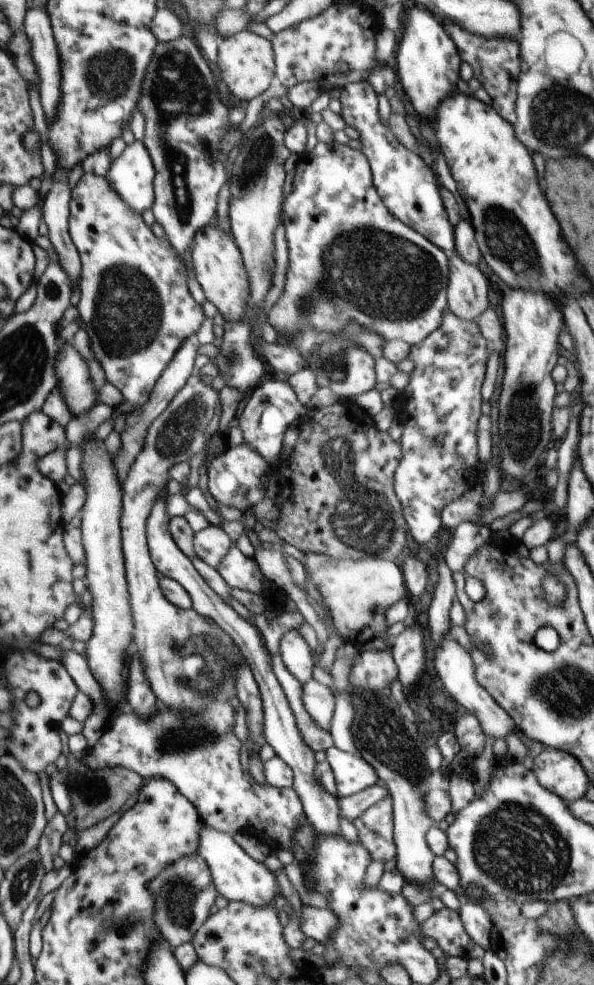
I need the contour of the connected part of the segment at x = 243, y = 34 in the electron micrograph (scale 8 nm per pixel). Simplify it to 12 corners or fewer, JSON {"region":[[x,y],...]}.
{"region":[[245,29],[218,47],[220,77],[242,102],[276,82],[271,40]]}

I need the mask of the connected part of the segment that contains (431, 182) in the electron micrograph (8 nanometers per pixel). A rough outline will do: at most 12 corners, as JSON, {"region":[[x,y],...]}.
{"region":[[367,81],[340,90],[341,115],[386,209],[455,252],[431,168],[379,122]]}

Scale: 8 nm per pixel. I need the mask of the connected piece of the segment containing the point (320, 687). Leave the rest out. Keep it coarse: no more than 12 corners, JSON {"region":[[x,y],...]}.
{"region":[[315,678],[302,683],[302,699],[321,728],[329,730],[335,696]]}

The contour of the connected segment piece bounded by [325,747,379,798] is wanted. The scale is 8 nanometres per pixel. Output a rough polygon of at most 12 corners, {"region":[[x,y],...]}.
{"region":[[333,747],[325,753],[339,798],[379,783],[356,752]]}

